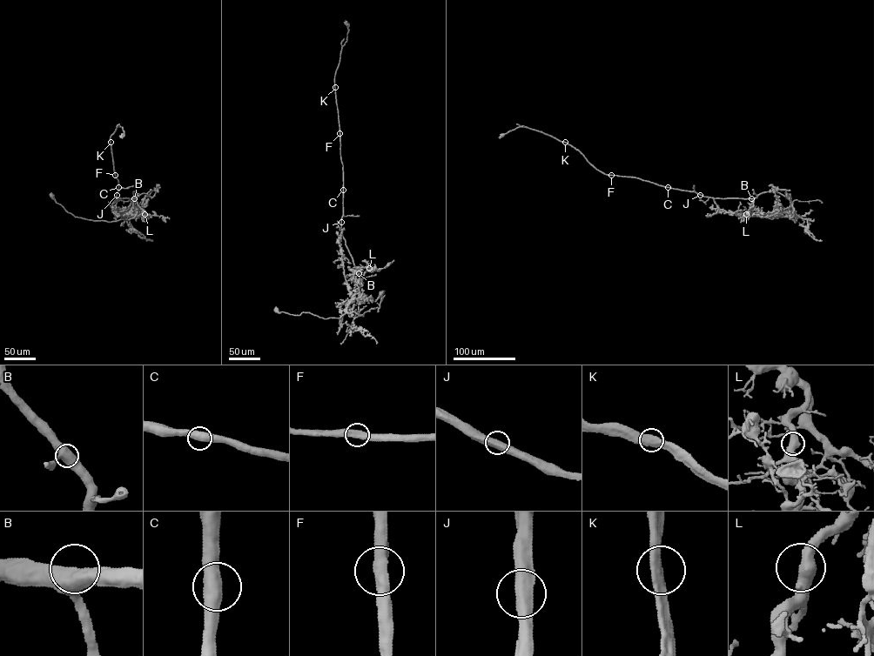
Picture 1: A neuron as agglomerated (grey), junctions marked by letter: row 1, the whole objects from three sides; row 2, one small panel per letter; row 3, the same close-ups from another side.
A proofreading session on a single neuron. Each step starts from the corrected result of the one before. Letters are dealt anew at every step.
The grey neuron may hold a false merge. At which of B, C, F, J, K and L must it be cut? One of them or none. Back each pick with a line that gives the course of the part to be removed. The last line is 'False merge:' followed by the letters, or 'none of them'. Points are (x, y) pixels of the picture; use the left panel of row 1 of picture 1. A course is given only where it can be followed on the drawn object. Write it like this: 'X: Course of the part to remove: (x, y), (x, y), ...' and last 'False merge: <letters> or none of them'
False merge: none of them

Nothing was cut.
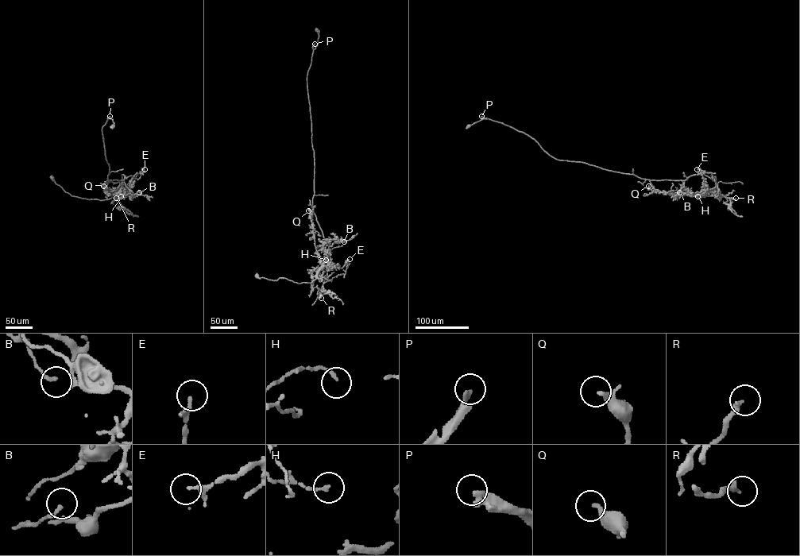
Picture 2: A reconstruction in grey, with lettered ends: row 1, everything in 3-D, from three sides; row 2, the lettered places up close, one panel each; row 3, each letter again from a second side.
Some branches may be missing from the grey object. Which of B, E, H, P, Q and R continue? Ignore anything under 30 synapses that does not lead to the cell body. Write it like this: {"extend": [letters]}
{"extend": ["P"]}

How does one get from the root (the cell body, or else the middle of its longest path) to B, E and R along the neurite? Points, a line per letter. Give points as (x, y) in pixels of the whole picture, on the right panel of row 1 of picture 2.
B: (713, 177), (718, 193), (716, 197), (720, 200), (687, 192), (679, 194), (683, 180), (679, 192)
E: (713, 177), (718, 193), (716, 197), (720, 200), (715, 197), (719, 189), (713, 173), (697, 169)
R: (713, 177), (718, 193), (716, 197), (721, 199), (716, 198), (717, 188), (719, 192), (726, 197), (736, 198)

